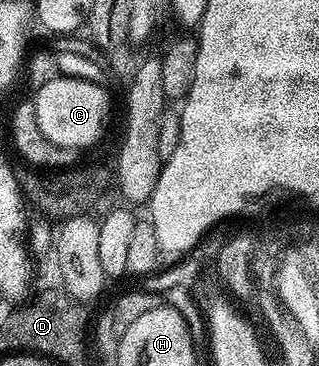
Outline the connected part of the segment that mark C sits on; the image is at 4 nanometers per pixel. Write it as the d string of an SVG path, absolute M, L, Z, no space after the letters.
M60 76L47 84L36 87L35 94L37 95L32 101L35 104L35 116L39 116L39 129L43 131L43 136L47 136L51 144L59 144L63 148L75 148L78 152L85 152L88 146L95 145L105 130L105 117L109 114L109 98L105 92L107 92L105 86L94 82Z

